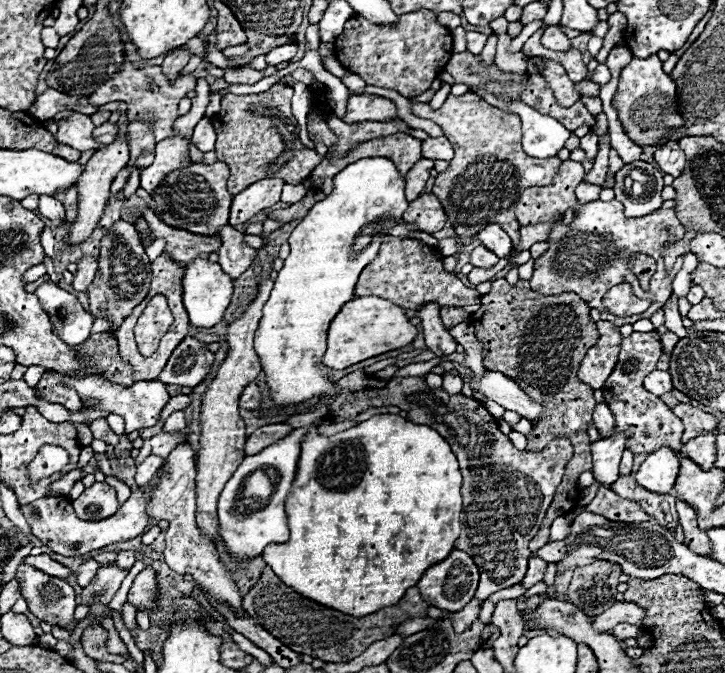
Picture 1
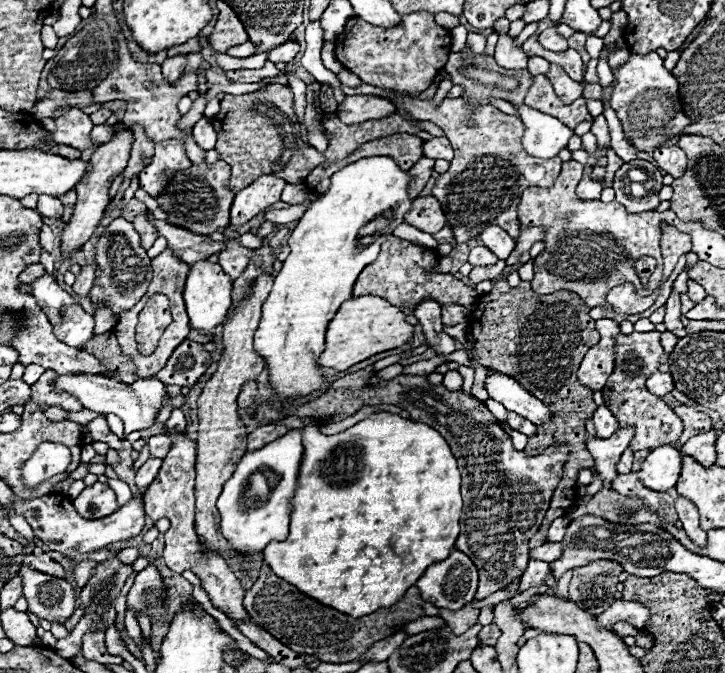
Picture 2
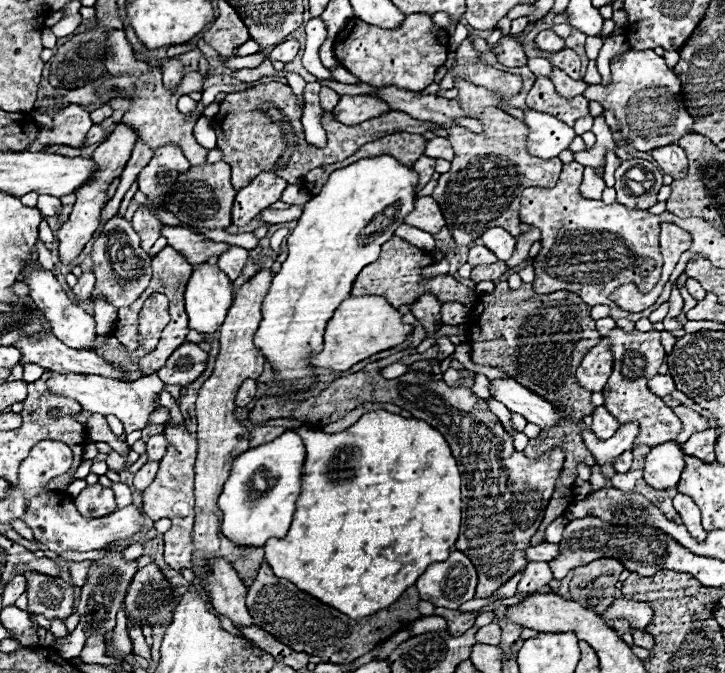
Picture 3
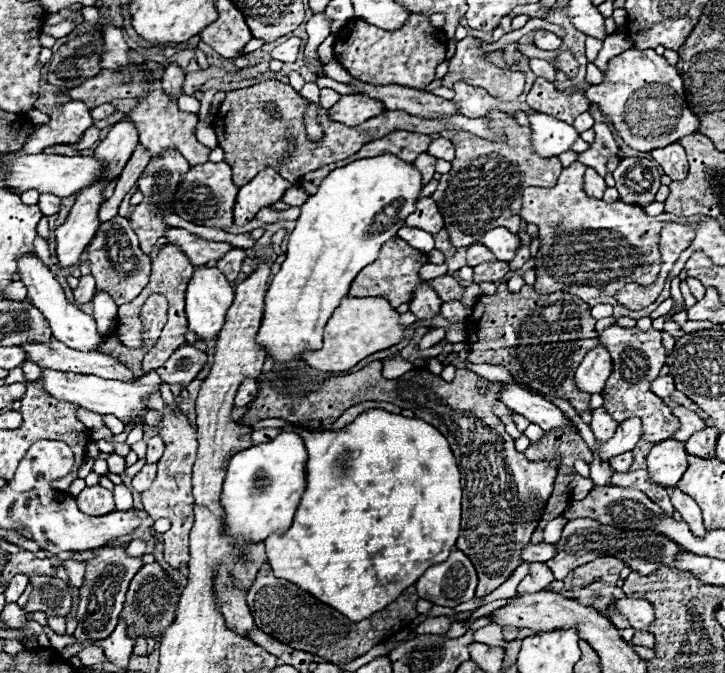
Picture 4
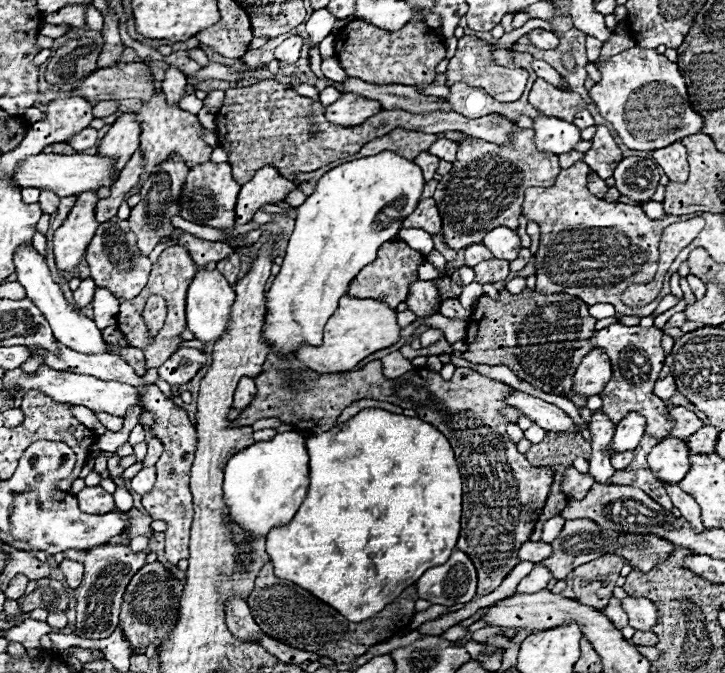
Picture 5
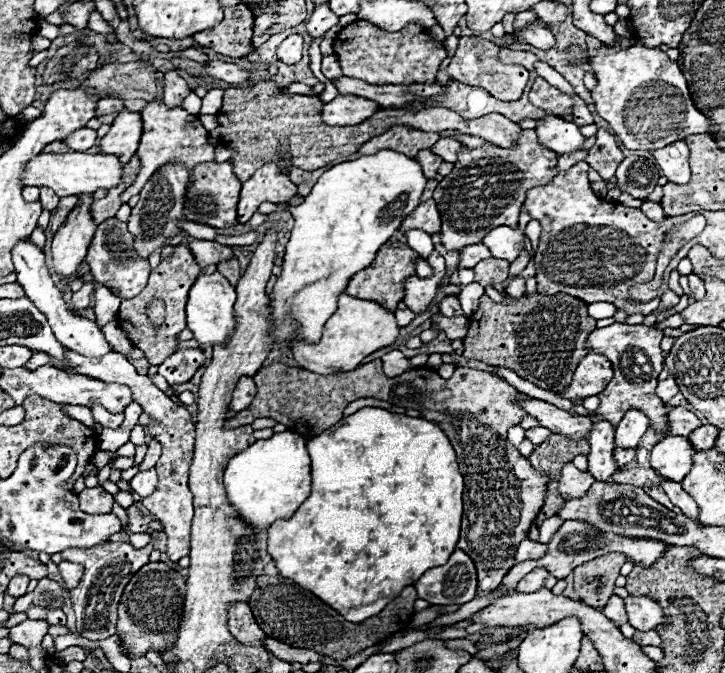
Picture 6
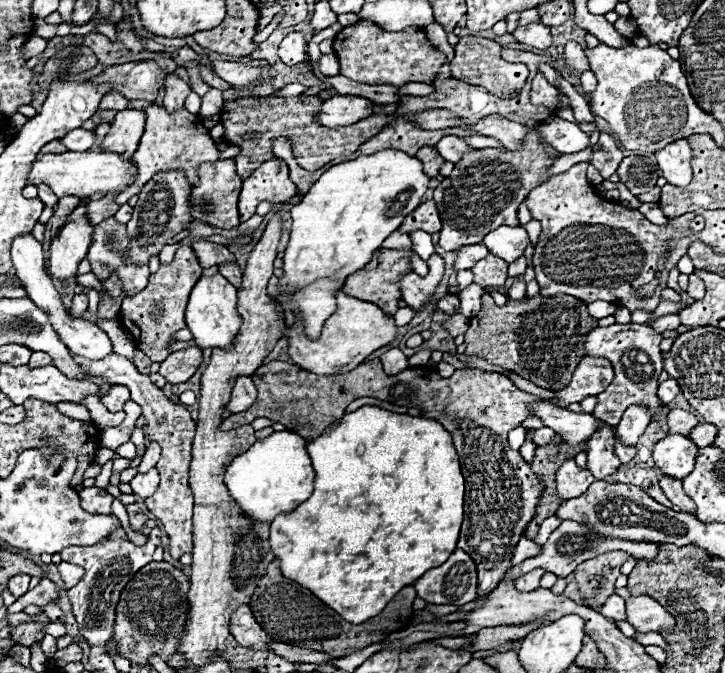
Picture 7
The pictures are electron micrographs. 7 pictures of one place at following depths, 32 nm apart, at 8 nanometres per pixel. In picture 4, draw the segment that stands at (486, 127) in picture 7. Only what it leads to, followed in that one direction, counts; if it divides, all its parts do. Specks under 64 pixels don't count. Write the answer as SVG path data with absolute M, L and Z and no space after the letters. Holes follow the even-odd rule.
M266 80L266 82L260 82L250 88L226 92L226 100L218 108L218 114L214 116L214 130L218 134L218 146L226 154L224 160L232 166L232 180L238 188L248 184L248 180L252 180L252 176L256 176L256 172L260 172L260 168L276 168L276 172L280 176L284 176L288 182L296 184L300 180L300 176L308 174L310 170L316 170L324 164L344 160L344 158L352 156L356 150L360 150L368 140L386 136L388 132L394 132L396 128L404 128L408 132L424 132L424 134L436 134L440 130L460 128L460 130L472 132L472 134L488 138L488 140L496 138L496 136L492 136L492 132L488 132L486 122L482 118L450 116L446 120L422 120L422 118L410 116L402 110L386 110L380 116L374 116L360 126L344 126L344 124L330 120L328 112L320 108L324 140L322 140L322 144L314 144L306 138L306 130L304 130L306 106L308 106L308 100L300 98L292 90L292 86L282 84L278 80Z

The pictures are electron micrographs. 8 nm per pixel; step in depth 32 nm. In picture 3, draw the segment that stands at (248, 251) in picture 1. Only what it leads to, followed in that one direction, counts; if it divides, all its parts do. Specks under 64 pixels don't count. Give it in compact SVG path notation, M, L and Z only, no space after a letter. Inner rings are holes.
M230 244L230 248L218 258L218 266L224 274L228 274L230 280L236 280L248 260L248 250Z

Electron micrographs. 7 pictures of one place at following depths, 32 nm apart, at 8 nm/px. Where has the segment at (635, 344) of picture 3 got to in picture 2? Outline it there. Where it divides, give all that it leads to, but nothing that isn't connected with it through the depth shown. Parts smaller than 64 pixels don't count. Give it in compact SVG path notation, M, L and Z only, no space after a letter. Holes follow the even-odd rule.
M652 330L652 332L632 332L628 336L622 336L618 338L618 352L616 352L616 366L614 366L614 372L610 374L606 386L604 386L604 402L606 406L610 408L610 412L616 416L618 420L618 426L620 428L634 428L634 438L630 440L630 448L634 452L640 452L640 450L652 450L652 448L658 448L660 444L676 444L678 448L682 446L678 442L680 438L680 432L682 432L682 420L672 412L672 408L668 404L664 404L658 396L650 394L644 386L646 378L658 370L658 364L660 364L660 358L664 354L662 346L660 346L660 332Z

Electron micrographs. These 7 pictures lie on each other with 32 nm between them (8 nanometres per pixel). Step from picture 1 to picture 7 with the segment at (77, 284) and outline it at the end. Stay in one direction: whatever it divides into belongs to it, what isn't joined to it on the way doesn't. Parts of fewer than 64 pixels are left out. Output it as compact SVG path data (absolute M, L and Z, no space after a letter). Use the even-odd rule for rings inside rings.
M84 286L82 288L82 292L80 294L74 294L74 298L72 298L72 308L70 308L70 314L74 316L74 318L82 318L82 314L88 310L88 286Z

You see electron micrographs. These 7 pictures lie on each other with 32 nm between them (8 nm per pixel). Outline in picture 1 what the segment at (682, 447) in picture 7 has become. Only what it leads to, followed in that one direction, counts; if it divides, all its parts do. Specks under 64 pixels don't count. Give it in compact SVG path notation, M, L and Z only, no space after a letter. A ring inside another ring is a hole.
M660 448L652 452L638 472L634 474L636 484L648 488L648 492L670 494L678 476L678 456L670 448Z

